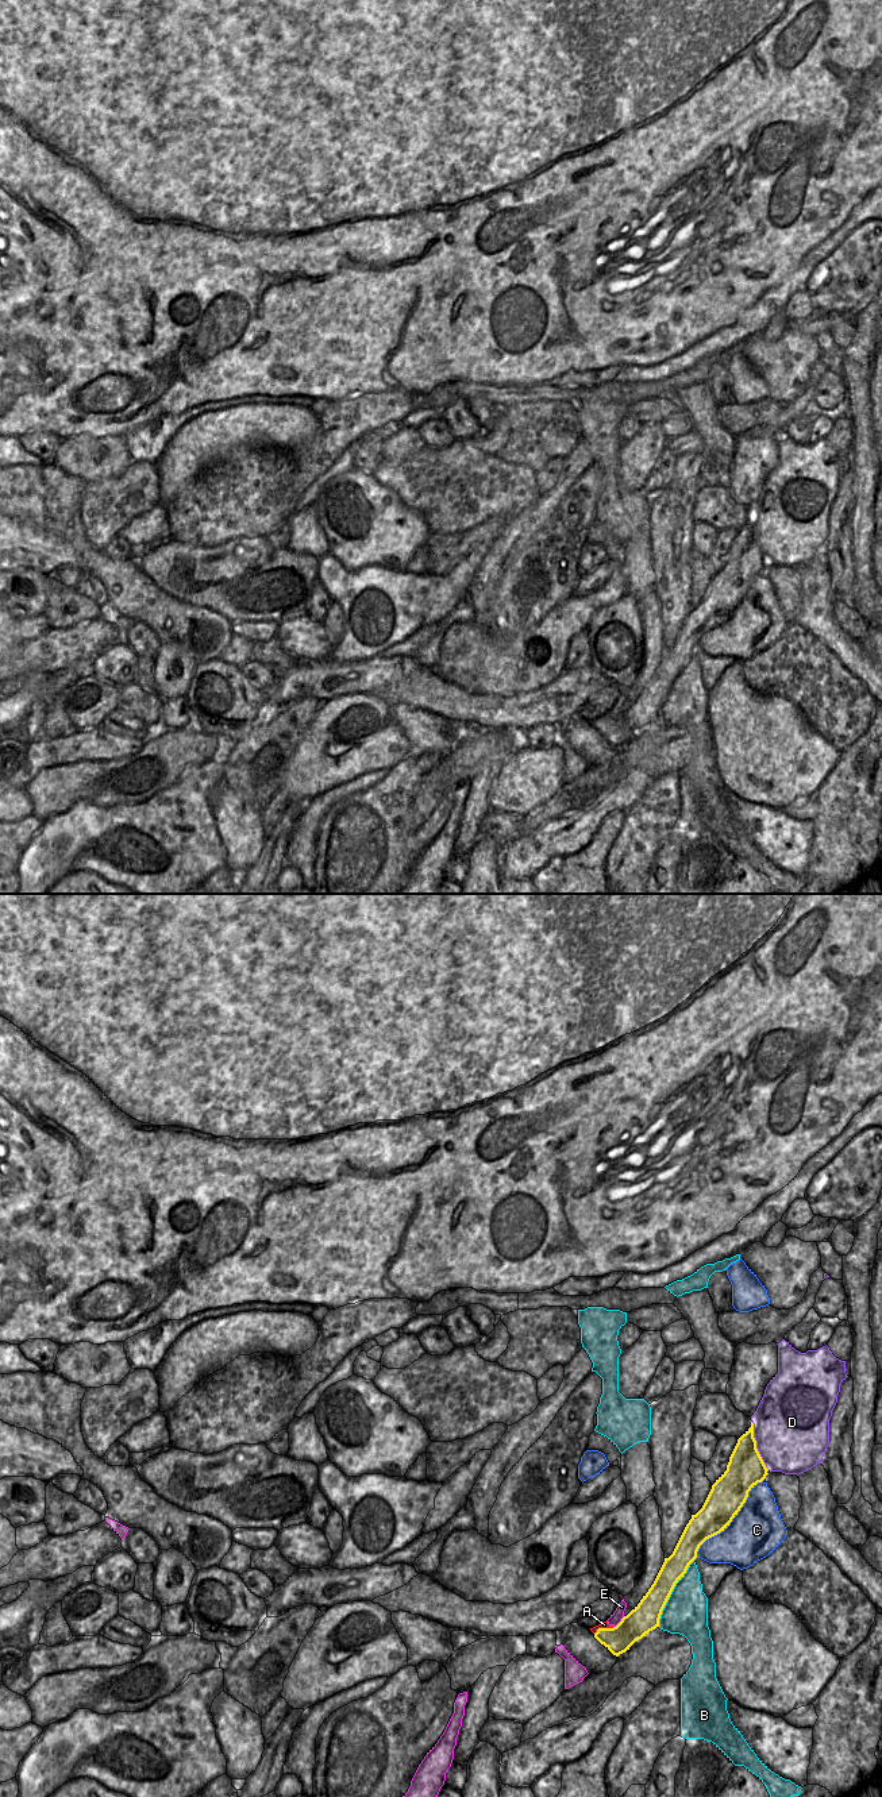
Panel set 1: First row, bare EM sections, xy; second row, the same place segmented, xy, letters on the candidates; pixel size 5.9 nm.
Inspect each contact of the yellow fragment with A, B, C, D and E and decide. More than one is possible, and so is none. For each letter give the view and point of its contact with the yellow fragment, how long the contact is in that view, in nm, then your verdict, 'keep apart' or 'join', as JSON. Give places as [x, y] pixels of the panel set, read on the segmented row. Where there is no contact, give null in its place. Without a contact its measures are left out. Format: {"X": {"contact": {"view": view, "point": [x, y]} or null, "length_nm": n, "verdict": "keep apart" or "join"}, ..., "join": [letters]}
{"A": {"contact": {"view": "xy", "point": [603, 1628]}, "length_nm": 130, "verdict": "keep apart"}, "B": {"contact": {"view": "xy", "point": [670, 1593]}, "length_nm": 460, "verdict": "keep apart"}, "C": {"contact": {"view": "xy", "point": [731, 1520]}, "length_nm": 600, "verdict": "keep apart"}, "D": {"contact": {"view": "xy", "point": [755, 1446]}, "length_nm": 300, "verdict": "keep apart"}, "E": {"contact": {"view": "xy", "point": [620, 1622]}, "length_nm": 90, "verdict": "keep apart"}, "join": []}

